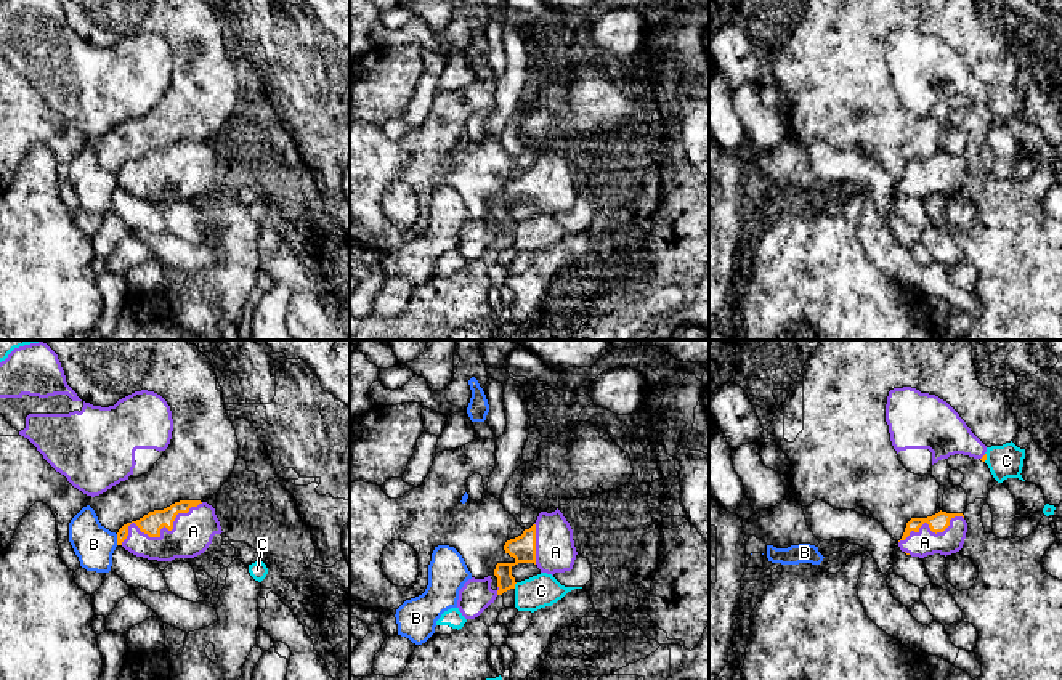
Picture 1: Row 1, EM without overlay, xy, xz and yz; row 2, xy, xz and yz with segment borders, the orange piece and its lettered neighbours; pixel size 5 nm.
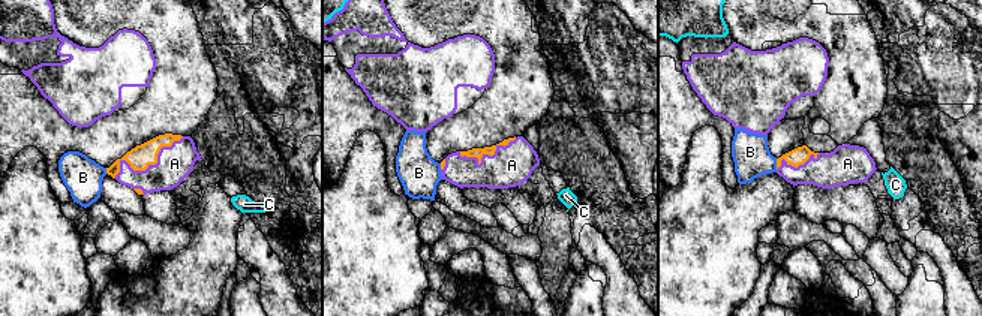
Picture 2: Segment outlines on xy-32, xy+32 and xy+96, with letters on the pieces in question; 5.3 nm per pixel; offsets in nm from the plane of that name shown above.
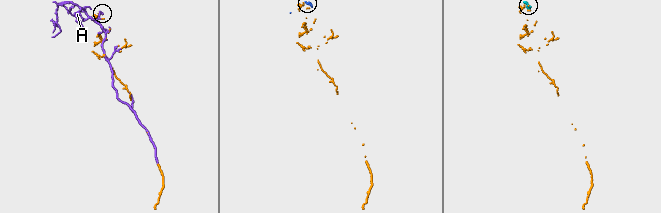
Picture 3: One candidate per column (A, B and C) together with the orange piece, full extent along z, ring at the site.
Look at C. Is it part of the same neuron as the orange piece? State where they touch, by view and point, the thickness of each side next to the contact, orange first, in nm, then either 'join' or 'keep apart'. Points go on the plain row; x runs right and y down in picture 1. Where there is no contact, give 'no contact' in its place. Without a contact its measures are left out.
xz (514, 226) | 130/170 nm | keep apart

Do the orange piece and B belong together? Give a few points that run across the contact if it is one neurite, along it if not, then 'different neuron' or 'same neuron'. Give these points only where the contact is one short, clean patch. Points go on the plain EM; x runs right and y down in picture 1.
xy (116, 175), (117, 185) | different neuron

